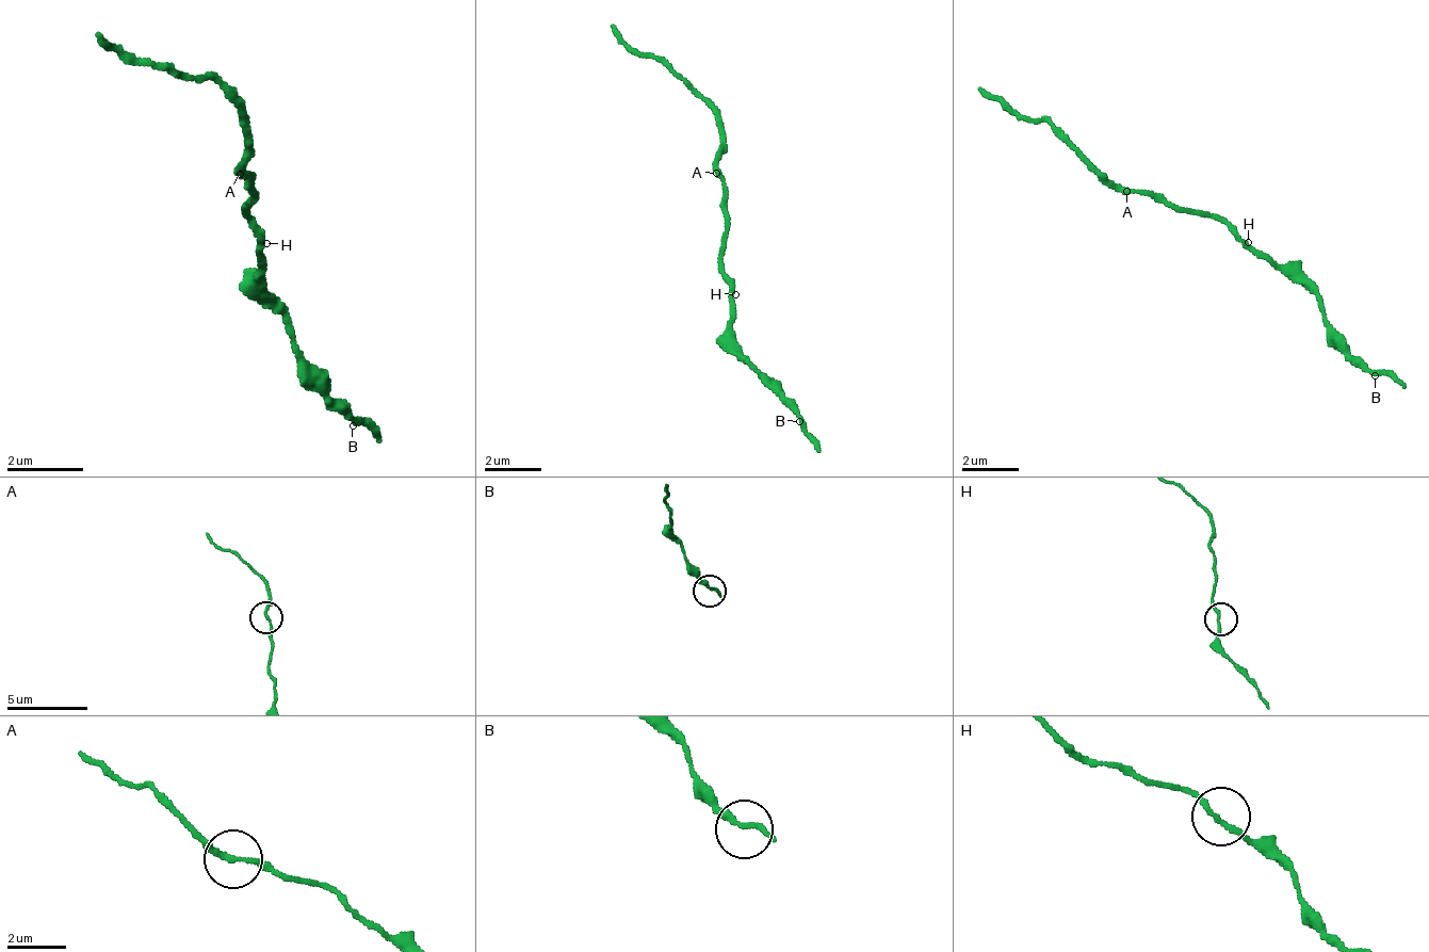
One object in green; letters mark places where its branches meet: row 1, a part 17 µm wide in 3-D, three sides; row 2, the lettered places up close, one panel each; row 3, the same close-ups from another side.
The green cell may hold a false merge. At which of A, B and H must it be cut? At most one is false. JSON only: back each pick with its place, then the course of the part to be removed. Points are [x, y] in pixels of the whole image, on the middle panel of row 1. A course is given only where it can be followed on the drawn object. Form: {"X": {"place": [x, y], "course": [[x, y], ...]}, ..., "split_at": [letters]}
{"A": {"place": [716, 173], "course": [[715, 175], [721, 118], [694, 91], [630, 48], [609, 27]]}, "split_at": ["A"]}

